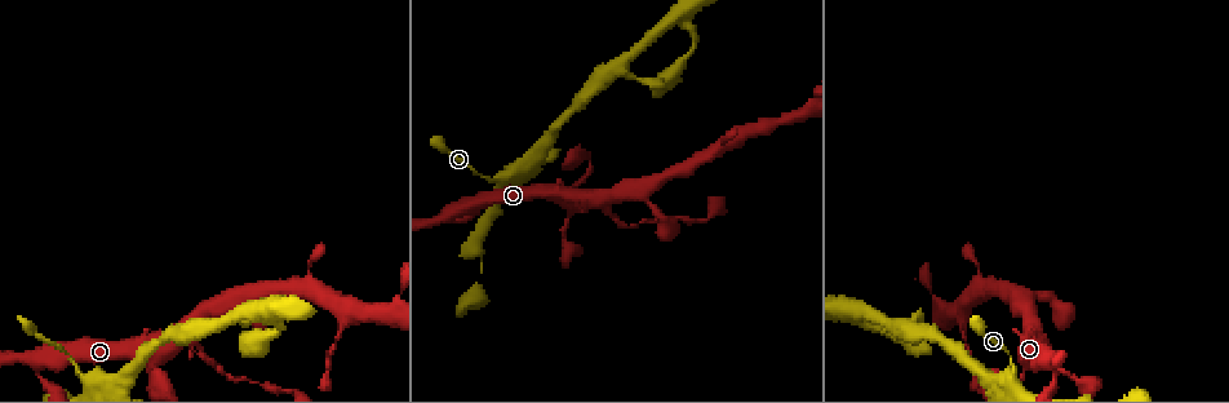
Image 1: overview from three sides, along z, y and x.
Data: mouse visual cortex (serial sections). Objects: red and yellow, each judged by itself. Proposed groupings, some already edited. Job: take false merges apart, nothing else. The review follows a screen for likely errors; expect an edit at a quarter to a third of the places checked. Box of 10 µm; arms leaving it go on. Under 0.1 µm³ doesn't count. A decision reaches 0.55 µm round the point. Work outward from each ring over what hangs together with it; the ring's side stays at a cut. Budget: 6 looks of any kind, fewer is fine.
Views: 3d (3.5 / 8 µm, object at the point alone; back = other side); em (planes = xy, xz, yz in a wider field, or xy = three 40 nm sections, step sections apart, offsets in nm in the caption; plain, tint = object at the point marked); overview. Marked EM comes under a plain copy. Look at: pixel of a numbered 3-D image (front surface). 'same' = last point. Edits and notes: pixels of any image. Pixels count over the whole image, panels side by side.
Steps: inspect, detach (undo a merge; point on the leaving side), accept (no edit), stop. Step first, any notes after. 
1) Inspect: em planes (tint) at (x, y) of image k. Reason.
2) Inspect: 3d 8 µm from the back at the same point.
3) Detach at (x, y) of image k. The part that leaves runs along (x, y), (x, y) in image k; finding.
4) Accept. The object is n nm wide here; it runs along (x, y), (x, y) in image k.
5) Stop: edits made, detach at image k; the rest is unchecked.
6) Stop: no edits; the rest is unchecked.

Inspect: 3d 3.5 µm at (571, 199) of image 1. Abrupt turn.

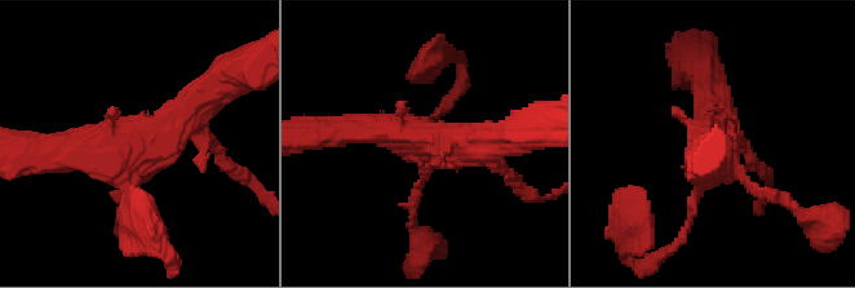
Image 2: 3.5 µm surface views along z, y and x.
Inspect: em xy step 2 (tint) at (131, 153) of image 2. Shape alone is not enough.

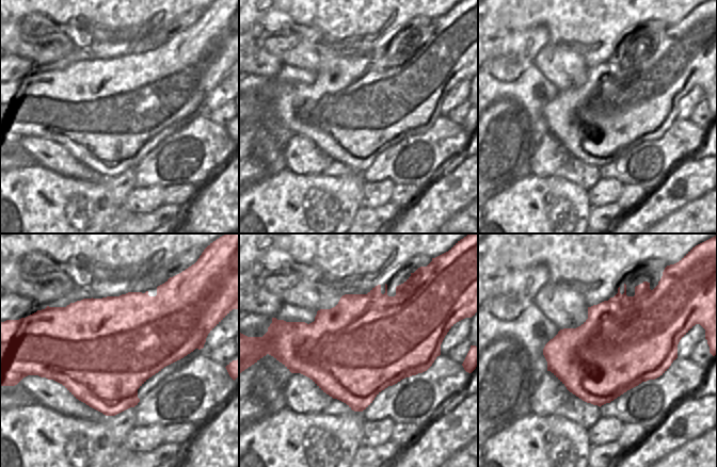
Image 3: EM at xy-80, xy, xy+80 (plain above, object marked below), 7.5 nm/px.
Accept. It runs along (45, 155), (129, 155), (204, 96) in image 2; all the same cell.

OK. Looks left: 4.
Inspect: 3d 3.5 µm at (1048, 361) of image 1. Sharp bend.

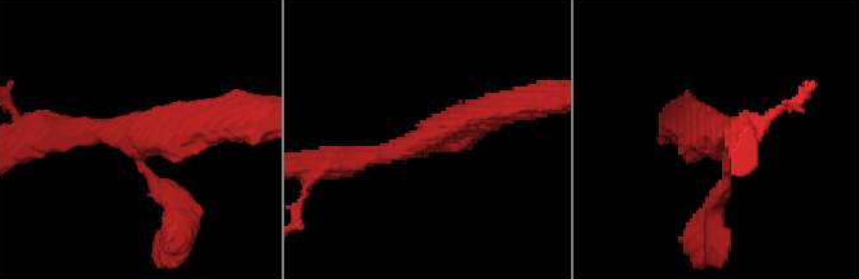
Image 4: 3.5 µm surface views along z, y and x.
Inspect: em xy step 1 (tint) at (436, 133) of image 4.

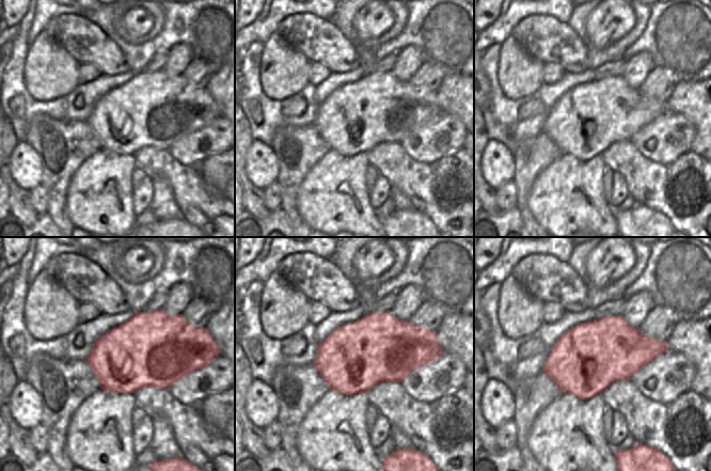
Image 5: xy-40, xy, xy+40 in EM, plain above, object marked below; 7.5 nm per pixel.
Accept. 3 arms meet here; it runs along (513, 105), (358, 158) in image 4; continuous, no second cell.

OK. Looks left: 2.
Inspect: 3d 3.5 µm at (853, 312) of image 1. Thick turns thin.

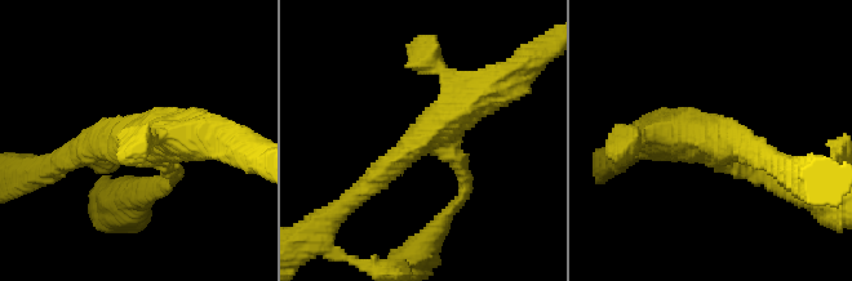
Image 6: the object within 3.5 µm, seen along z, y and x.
Inspect: em xy step 5 (tint) at (706, 143) of image 6.

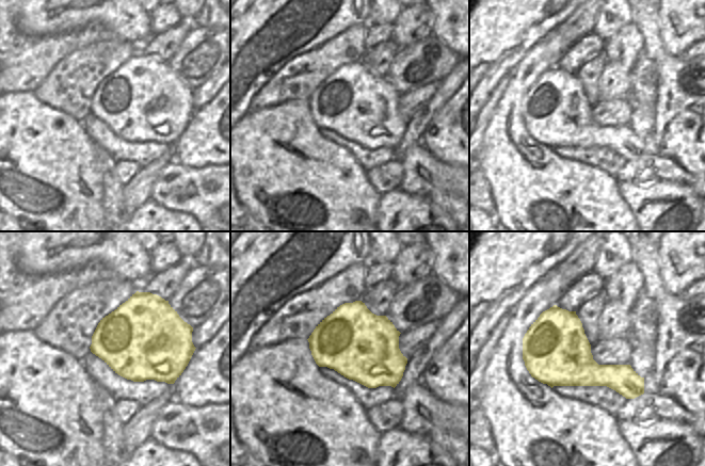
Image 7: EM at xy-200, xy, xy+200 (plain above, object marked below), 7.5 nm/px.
Accept. 3 arms meet here; it runs along (72, 157), (140, 142), (172, 177) in image 6; all the same cell.

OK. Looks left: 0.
Stop: no edits; the rest is unchecked.

